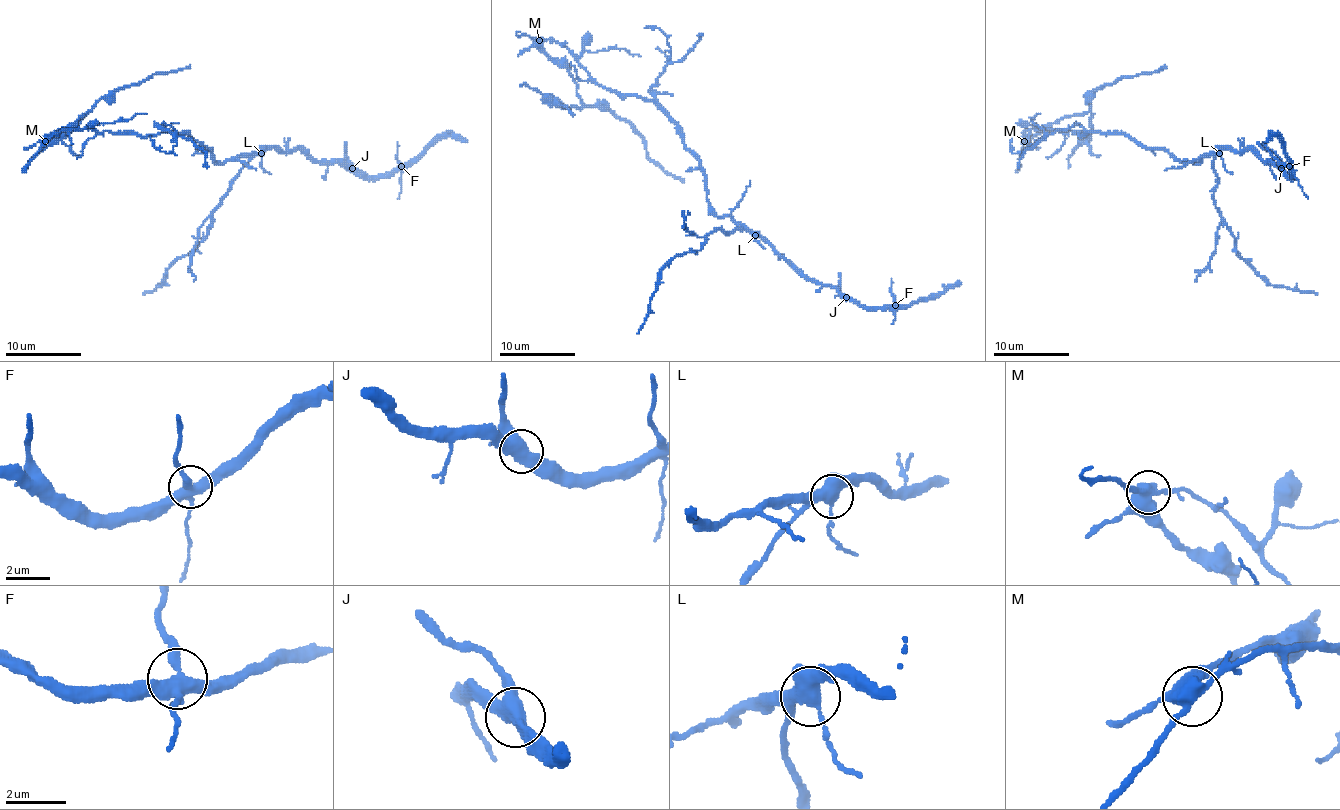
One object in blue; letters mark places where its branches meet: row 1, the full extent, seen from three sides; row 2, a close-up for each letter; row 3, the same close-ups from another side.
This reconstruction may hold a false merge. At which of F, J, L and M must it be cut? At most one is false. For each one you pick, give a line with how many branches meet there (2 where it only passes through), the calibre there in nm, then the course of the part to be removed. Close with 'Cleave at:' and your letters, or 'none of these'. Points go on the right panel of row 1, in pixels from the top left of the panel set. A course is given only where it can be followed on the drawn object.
Cleave at: none of these

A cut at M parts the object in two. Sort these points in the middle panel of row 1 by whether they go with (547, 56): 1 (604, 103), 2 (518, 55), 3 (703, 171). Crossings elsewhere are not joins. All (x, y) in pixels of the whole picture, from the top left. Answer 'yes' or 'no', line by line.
1: yes
2: yes
3: no

